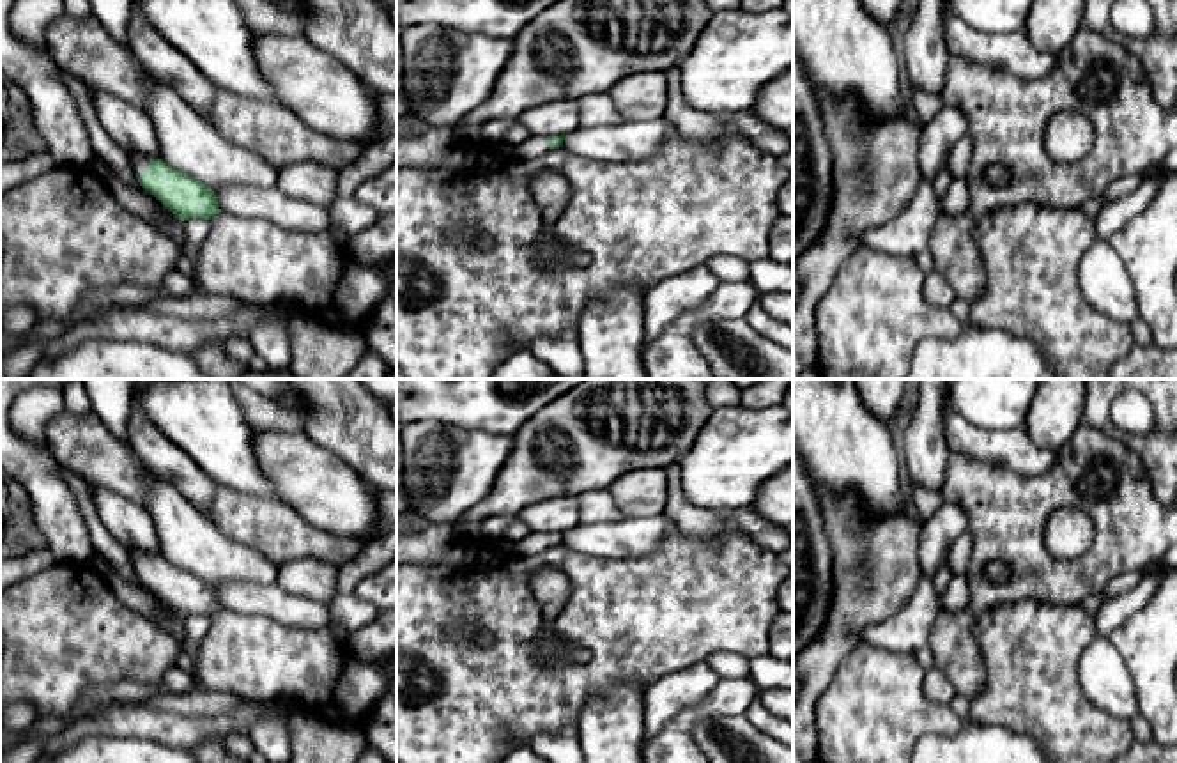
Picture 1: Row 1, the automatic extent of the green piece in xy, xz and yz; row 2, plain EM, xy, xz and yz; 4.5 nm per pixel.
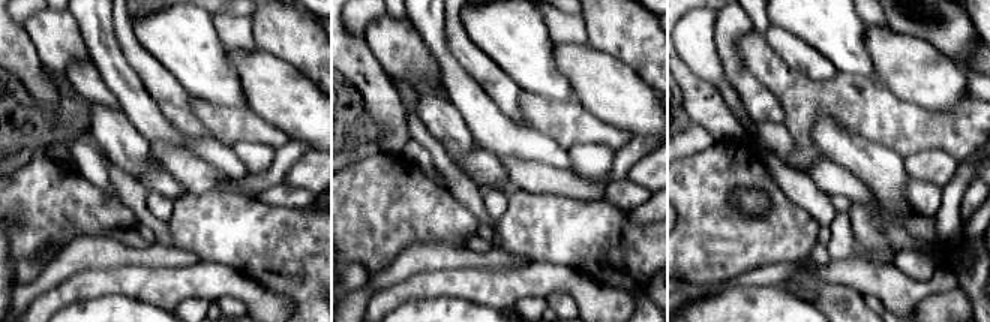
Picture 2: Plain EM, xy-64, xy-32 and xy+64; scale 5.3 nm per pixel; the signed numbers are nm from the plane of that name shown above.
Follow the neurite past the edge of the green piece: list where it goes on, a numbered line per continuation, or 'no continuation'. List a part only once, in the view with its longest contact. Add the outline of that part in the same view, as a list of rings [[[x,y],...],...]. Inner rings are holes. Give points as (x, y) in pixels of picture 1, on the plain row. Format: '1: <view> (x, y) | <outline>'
1: xy (138, 560) | [[[127,549],[129,551],[129,549]],[[129,551],[133,568],[136,572],[142,572],[145,565],[149,565],[150,556],[138,552],[138,551]]]

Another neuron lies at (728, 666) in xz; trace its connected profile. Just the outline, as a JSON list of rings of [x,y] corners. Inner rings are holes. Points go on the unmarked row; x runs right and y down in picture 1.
[[[717,651],[704,660],[720,680],[738,680],[750,676],[750,659],[740,653]]]

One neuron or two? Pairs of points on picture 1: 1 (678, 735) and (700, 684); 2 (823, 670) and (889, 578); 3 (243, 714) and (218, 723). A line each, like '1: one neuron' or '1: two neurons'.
1: two neurons
2: one neuron
3: one neuron

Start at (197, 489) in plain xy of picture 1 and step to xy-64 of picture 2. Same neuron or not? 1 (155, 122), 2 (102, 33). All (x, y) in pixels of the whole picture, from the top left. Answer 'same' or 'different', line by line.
1: different
2: different

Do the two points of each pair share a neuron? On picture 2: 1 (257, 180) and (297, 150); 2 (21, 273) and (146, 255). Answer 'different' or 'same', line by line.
1: same
2: different

